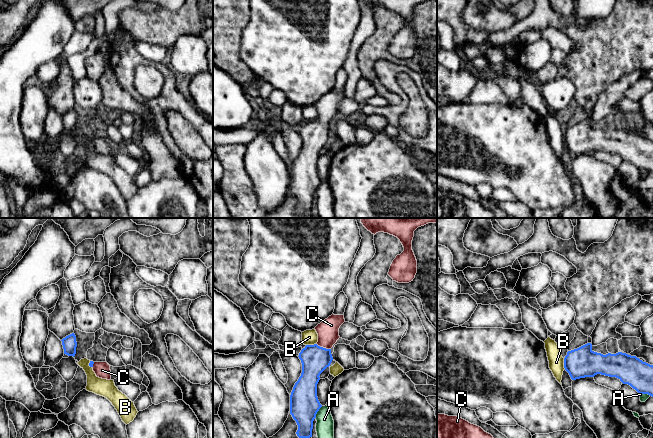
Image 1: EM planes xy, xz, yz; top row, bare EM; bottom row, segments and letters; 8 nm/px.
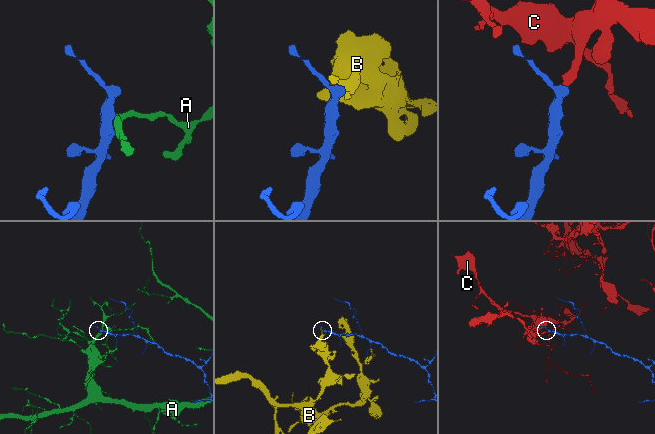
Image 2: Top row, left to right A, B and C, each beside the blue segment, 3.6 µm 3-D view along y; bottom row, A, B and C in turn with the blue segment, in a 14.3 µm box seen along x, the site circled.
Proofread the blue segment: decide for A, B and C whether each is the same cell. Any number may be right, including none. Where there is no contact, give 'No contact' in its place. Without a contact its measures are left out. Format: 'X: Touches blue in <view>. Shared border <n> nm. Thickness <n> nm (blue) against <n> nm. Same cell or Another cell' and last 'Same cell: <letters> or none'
A: Touches blue in xz. Shared border 110 nm. Thickness 240 nm (blue) against 140 nm. Another cell
B: Touches blue in xz. Shared border 90 nm. Thickness 220 nm (blue) against 130 nm. Another cell
C: Touches blue in xz. Shared border 130 nm. Thickness 220 nm (blue) against 180 nm. Same cell
Same cell: C

